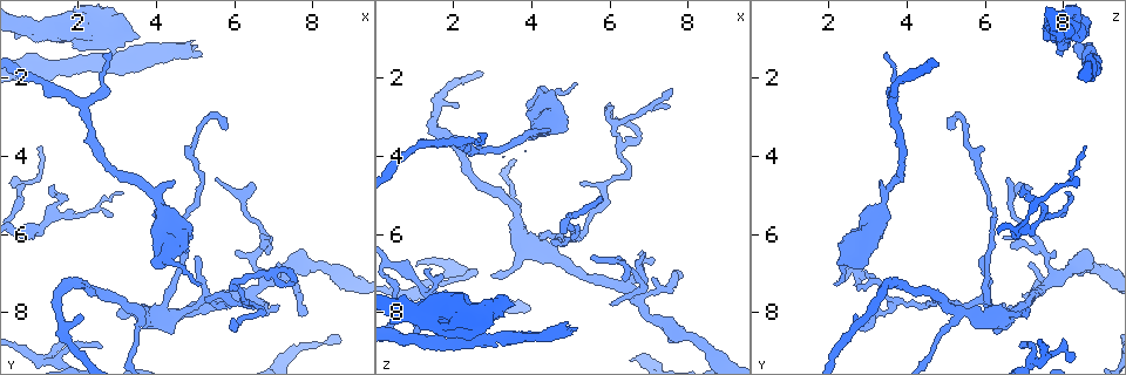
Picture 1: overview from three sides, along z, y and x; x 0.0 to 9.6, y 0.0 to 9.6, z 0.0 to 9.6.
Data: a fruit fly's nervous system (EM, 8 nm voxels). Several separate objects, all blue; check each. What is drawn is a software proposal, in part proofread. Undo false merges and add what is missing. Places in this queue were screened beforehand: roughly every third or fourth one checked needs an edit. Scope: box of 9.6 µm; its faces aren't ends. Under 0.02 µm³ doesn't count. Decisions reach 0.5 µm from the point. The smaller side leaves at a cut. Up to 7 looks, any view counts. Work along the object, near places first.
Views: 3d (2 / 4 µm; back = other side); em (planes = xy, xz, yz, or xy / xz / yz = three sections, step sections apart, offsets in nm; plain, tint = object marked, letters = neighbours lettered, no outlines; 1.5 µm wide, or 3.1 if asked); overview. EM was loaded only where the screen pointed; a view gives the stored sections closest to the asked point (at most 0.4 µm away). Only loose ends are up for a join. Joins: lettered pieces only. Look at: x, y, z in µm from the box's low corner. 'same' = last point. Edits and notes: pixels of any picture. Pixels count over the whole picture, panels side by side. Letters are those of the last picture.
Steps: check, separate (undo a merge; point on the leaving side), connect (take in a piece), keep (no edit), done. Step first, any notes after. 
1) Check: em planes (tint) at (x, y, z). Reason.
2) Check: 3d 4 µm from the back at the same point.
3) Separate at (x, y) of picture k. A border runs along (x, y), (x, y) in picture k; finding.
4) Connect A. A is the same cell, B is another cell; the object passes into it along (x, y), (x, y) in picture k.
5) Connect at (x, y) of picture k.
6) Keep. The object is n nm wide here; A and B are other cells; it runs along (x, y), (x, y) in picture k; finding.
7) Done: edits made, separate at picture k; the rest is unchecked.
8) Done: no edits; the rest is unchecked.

Check: em xz step 4 (tint) at (6.75, 7.05, 7.65). Sharp bend.

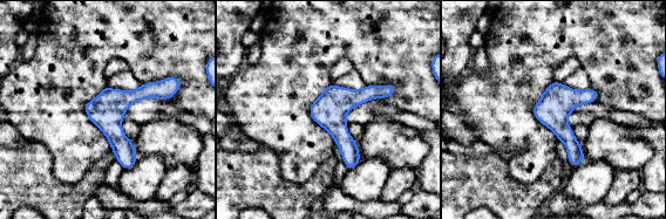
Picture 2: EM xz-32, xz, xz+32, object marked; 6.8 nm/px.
Check: em yz step 4 (letters) at the same point.

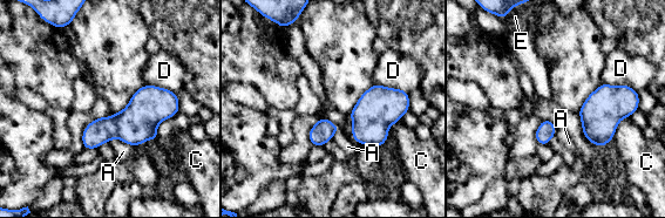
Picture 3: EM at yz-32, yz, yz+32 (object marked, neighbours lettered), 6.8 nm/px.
Keep. A, C, D and E are other cells; a border runs along (374, 82), (407, 92) in picture 3; one neuron here.

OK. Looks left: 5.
Check: em planes (letters) at (1.35, 4.80, 6.90). Tapers out.

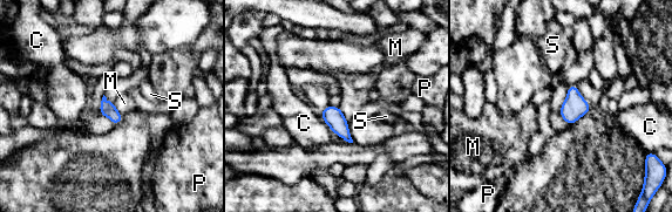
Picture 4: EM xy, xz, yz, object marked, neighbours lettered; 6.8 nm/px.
Keep. C, M, P and S are other cells; a border runs along (339, 107), (347, 122) in picture 4; no lettered piece goes on from it.

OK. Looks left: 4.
Check: 3d 2 µm from the back at (3.55, 0.95, 7.85). Thick end.

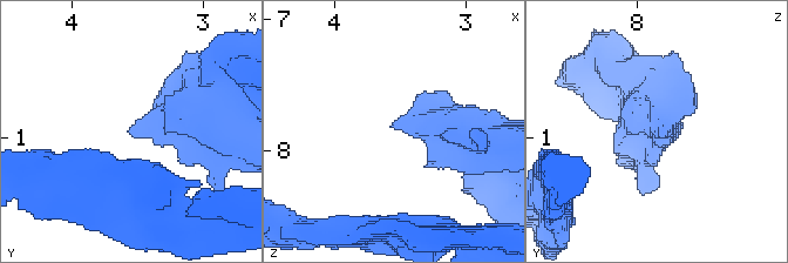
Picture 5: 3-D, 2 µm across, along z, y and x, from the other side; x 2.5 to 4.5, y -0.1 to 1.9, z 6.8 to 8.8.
Check: em yz step 4 (letters) at (3.54, 0.98, 7.80). Now the EM.

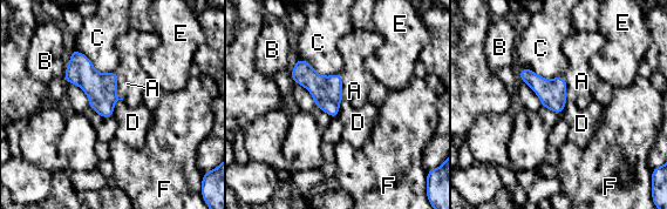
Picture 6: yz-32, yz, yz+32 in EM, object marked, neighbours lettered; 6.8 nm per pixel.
Check: em planes (letters) at the same point. Another direction.

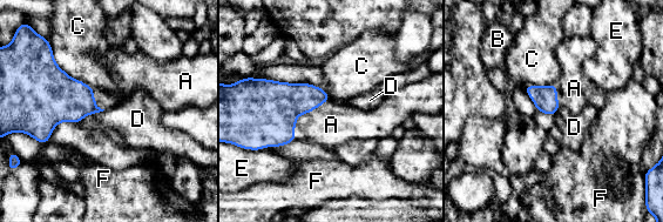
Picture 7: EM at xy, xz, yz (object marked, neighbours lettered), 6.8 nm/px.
Connect at (331, 125) of picture 7. A is the same cell, B, C, D, E and F are other cells; the neuron continues.

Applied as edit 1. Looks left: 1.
Done: edits made, connect at picture 7; the rest is unchecked.

